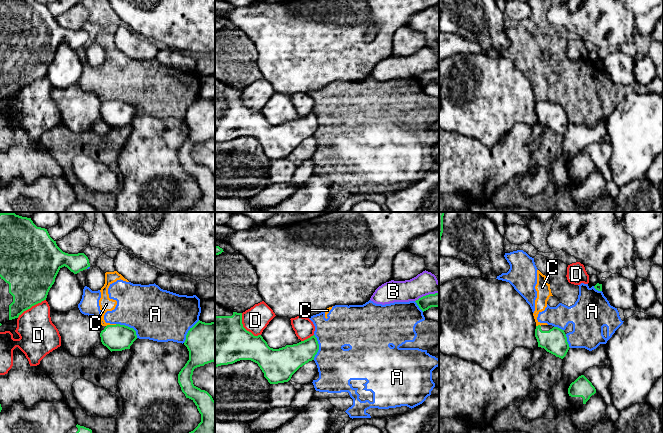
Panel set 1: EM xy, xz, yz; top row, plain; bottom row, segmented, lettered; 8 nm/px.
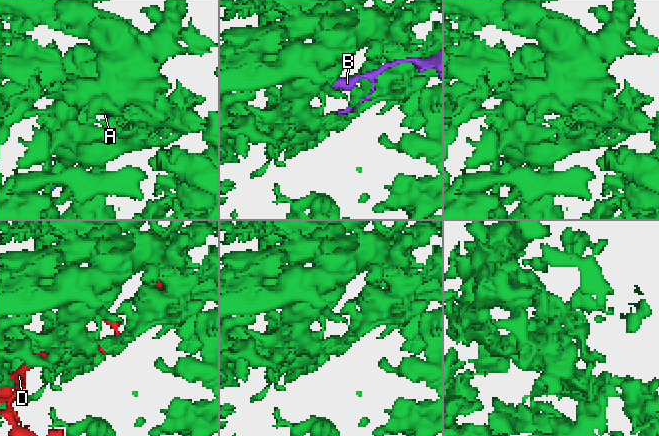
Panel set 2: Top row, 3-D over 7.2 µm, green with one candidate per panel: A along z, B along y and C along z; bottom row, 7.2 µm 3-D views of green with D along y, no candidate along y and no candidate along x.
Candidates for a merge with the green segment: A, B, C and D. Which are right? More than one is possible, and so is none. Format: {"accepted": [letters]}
{"accepted": []}

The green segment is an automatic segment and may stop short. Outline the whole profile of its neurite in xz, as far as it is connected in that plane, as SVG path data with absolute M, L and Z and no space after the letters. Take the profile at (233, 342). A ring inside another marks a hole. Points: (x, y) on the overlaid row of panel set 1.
M215 302L215 367L251 360L258 364L270 384L288 382L303 365L314 360L319 350L315 335L297 344L270 348L261 335L254 336L242 324L242 313L232 312Z

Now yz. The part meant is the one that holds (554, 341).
M552 325L536 326L535 337L538 347L561 359L566 356L570 348L564 330Z

